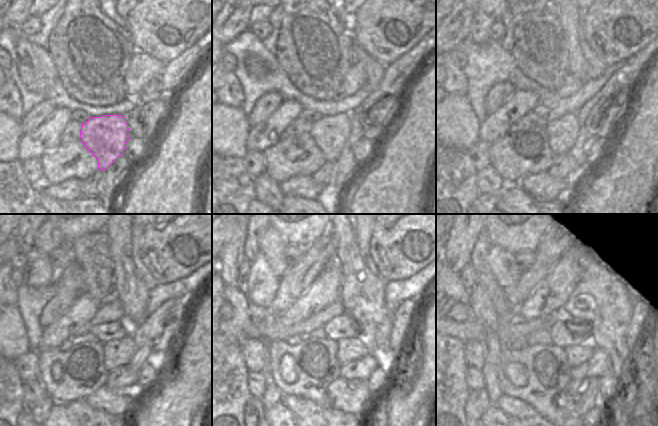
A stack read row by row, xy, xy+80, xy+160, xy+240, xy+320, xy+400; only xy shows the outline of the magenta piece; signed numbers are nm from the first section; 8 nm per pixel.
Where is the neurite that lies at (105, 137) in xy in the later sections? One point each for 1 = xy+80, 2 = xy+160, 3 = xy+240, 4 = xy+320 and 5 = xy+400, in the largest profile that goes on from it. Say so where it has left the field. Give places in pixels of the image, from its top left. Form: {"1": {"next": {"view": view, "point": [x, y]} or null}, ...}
{"1": {"next": {"view": "xy+80", "point": [331, 132]}}, "2": {"next": {"view": "xy+160", "point": [562, 133]}}, "3": {"next": {"view": "xy+240", "point": [118, 352]}}, "4": {"next": {"view": "xy+320", "point": [355, 348]}}, "5": {"next": {"view": "xy+400", "point": [576, 354]}}}

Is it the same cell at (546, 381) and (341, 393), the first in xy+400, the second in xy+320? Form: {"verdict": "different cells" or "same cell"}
{"verdict": "different cells"}

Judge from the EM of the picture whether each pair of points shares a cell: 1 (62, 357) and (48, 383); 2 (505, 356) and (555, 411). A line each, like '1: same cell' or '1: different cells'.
1: same cell
2: same cell

